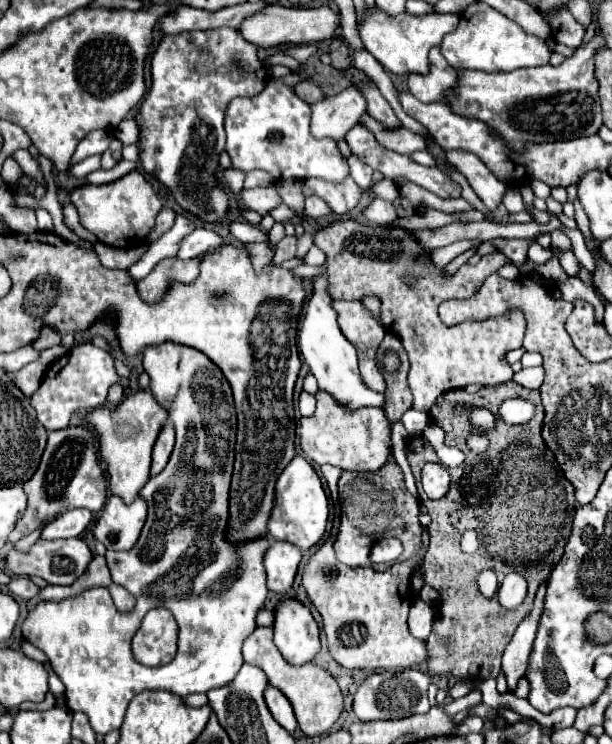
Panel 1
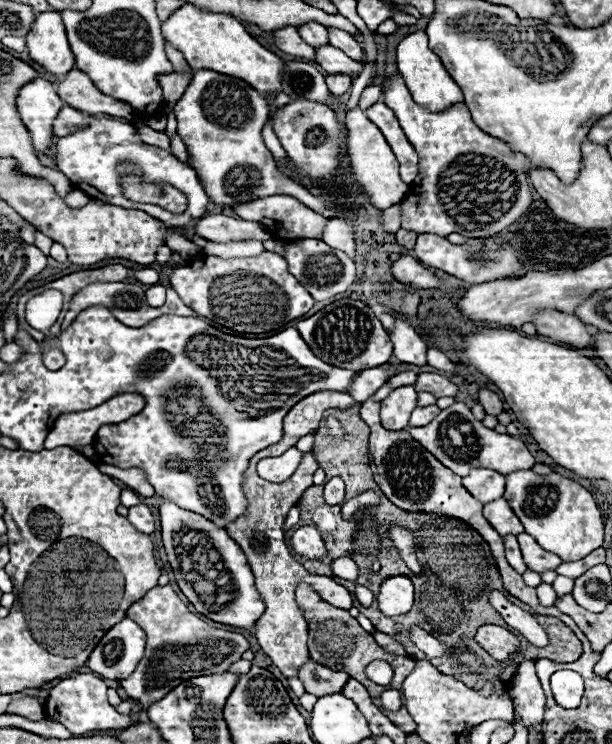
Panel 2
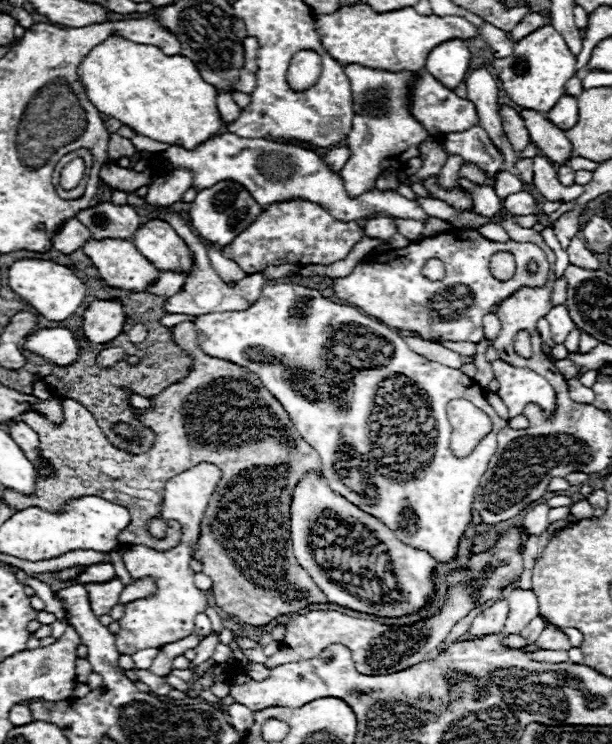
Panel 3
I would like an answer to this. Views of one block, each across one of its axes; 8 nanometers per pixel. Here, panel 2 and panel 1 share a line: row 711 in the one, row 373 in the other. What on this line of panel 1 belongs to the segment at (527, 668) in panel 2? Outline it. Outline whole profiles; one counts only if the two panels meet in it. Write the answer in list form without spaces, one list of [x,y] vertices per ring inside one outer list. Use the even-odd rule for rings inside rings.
[[[524,368],[522,372],[514,374],[514,382],[518,382],[524,388],[540,388],[544,380],[544,368]]]

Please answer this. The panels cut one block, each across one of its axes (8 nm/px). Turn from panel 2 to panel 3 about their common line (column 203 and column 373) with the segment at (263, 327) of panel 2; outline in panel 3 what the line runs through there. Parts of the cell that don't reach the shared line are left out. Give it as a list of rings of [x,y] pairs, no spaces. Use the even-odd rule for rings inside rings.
[[[456,228],[434,238],[424,238],[412,242],[408,248],[390,250],[382,254],[374,254],[366,262],[360,262],[352,274],[344,278],[336,278],[332,288],[336,298],[346,300],[348,304],[364,310],[366,314],[382,320],[390,328],[412,330],[418,332],[424,340],[470,340],[478,344],[484,338],[482,332],[482,316],[492,312],[492,306],[506,300],[510,294],[518,292],[518,288],[538,288],[548,282],[550,264],[546,254],[532,242],[490,242],[478,230]],[[508,250],[516,258],[516,274],[500,282],[490,270],[488,262],[492,254]],[[430,258],[440,258],[446,264],[446,278],[442,282],[426,280],[420,270]],[[534,258],[540,264],[538,274],[530,276],[526,272],[526,262]],[[454,288],[454,300],[442,300]]]

